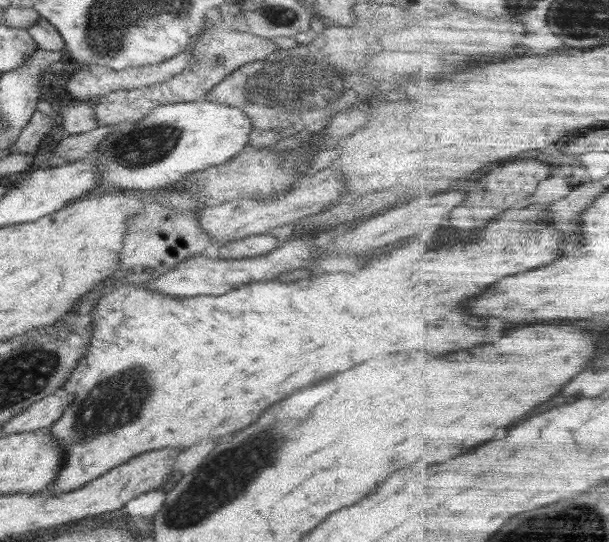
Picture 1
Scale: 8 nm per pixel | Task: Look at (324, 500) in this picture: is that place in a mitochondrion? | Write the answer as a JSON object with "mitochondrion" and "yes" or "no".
{"mitochondrion":"no"}

